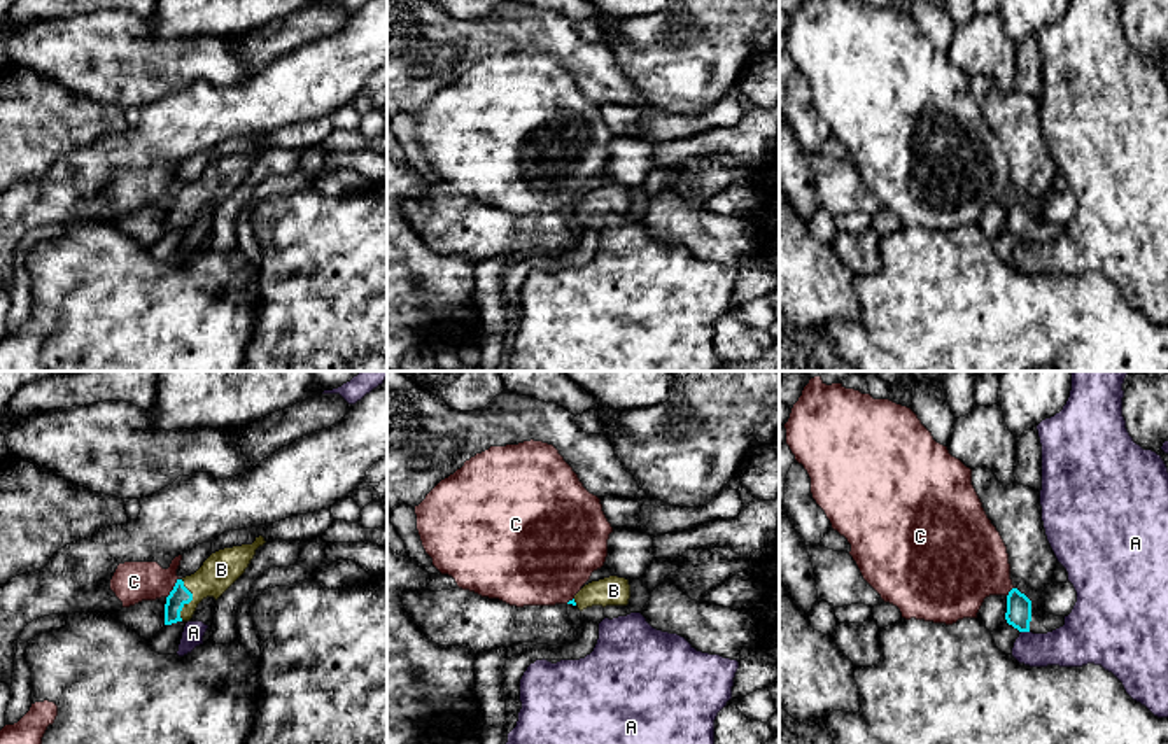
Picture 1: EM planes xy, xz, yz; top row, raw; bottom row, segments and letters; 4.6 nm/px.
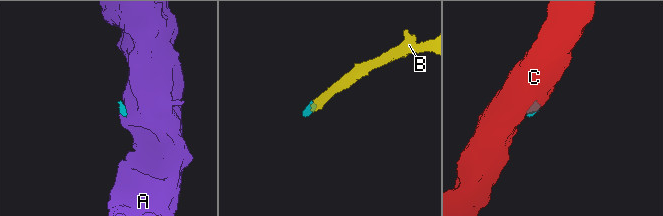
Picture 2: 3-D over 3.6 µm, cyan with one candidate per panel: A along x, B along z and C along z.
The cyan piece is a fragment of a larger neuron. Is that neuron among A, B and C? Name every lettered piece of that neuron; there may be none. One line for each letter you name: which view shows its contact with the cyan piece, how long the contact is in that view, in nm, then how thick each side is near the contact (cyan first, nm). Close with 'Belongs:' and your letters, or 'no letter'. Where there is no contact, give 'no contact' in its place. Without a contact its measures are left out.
B: xy | 190 nm | 90/170 nm
Belongs: B

